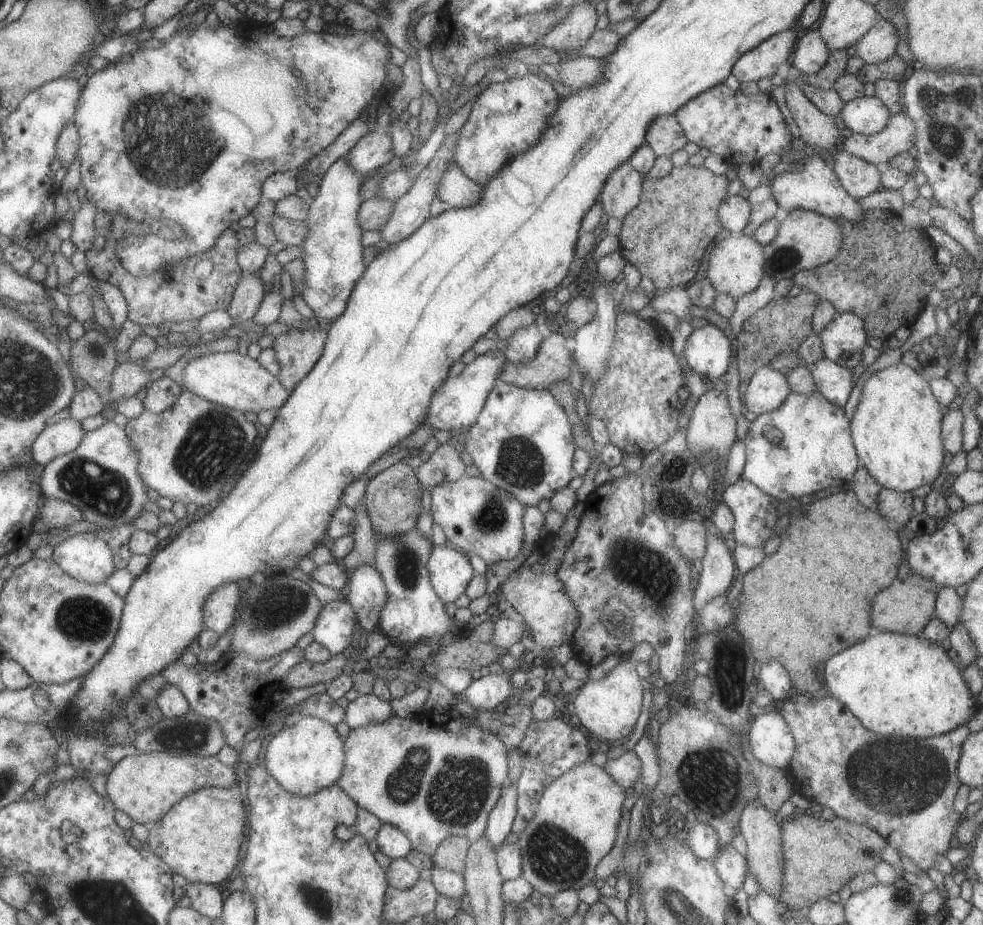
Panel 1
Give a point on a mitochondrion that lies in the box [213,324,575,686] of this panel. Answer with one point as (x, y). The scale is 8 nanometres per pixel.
(519, 462)

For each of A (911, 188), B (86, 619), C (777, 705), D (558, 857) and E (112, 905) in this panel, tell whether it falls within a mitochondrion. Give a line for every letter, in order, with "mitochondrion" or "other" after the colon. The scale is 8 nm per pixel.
A: other
B: mitochondrion
C: other
D: mitochondrion
E: mitochondrion

